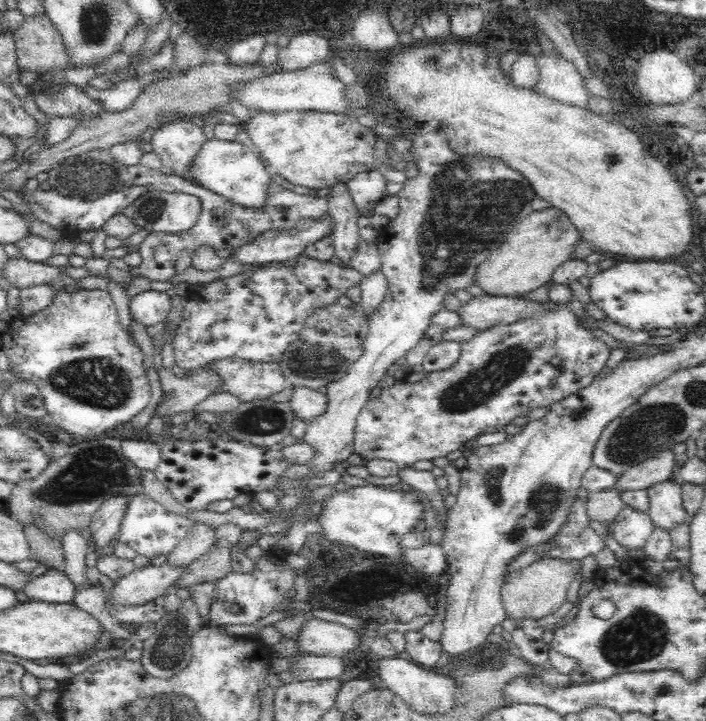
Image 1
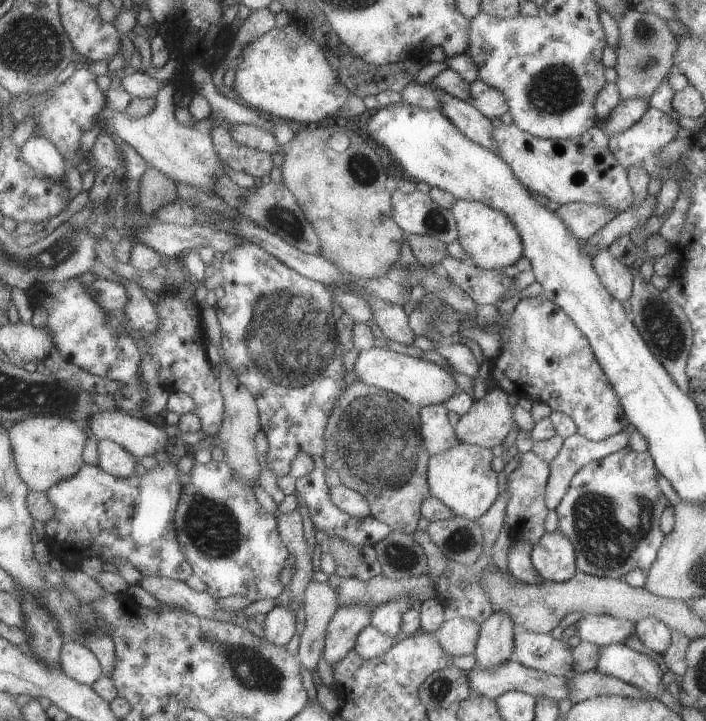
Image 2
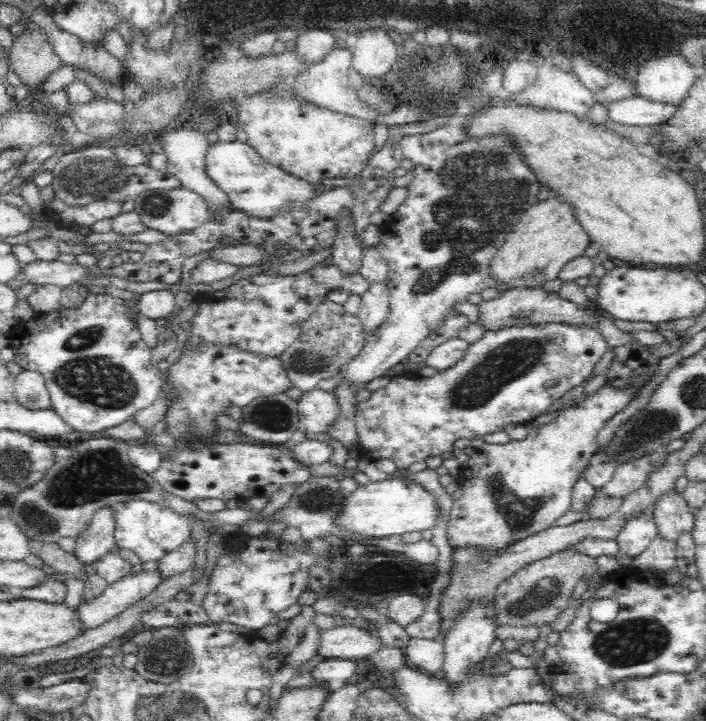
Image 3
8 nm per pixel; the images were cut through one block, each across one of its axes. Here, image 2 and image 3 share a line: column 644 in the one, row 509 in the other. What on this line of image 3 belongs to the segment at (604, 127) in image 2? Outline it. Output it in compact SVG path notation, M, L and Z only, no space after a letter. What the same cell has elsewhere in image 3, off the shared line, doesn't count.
M105 506L94 513L90 525L76 537L76 548L73 552L75 558L83 564L93 564L96 560L102 558L108 552L116 549L115 537L115 521L112 507Z

